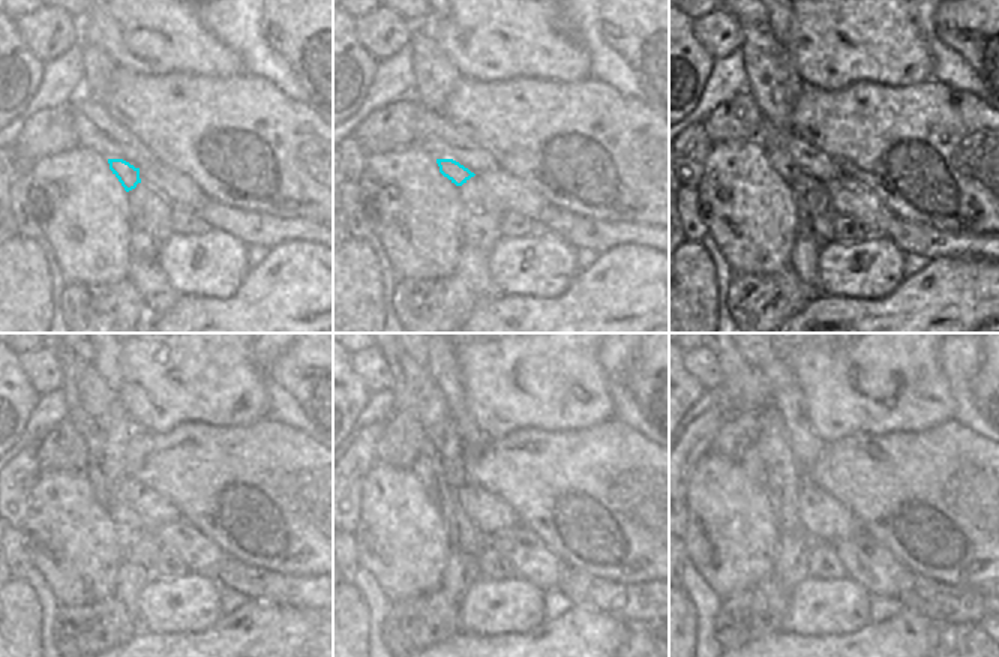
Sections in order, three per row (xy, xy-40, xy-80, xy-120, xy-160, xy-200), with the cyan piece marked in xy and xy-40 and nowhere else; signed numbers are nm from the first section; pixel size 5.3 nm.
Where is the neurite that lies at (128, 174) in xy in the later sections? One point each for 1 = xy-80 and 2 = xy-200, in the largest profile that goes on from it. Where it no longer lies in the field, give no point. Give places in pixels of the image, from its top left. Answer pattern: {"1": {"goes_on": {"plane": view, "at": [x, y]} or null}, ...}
{"1": {"goes_on": {"plane": "xy-80", "at": [779, 159]}}, "2": {"goes_on": {"plane": "xy-200", "at": [752, 462]}}}

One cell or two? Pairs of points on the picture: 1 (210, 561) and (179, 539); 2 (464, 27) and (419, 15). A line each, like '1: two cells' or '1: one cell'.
1: one cell
2: two cells

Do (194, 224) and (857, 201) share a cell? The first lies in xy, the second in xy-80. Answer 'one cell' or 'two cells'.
two cells

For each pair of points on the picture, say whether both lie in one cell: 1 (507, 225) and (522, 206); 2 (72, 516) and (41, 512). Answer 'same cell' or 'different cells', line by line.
1: different cells
2: same cell

